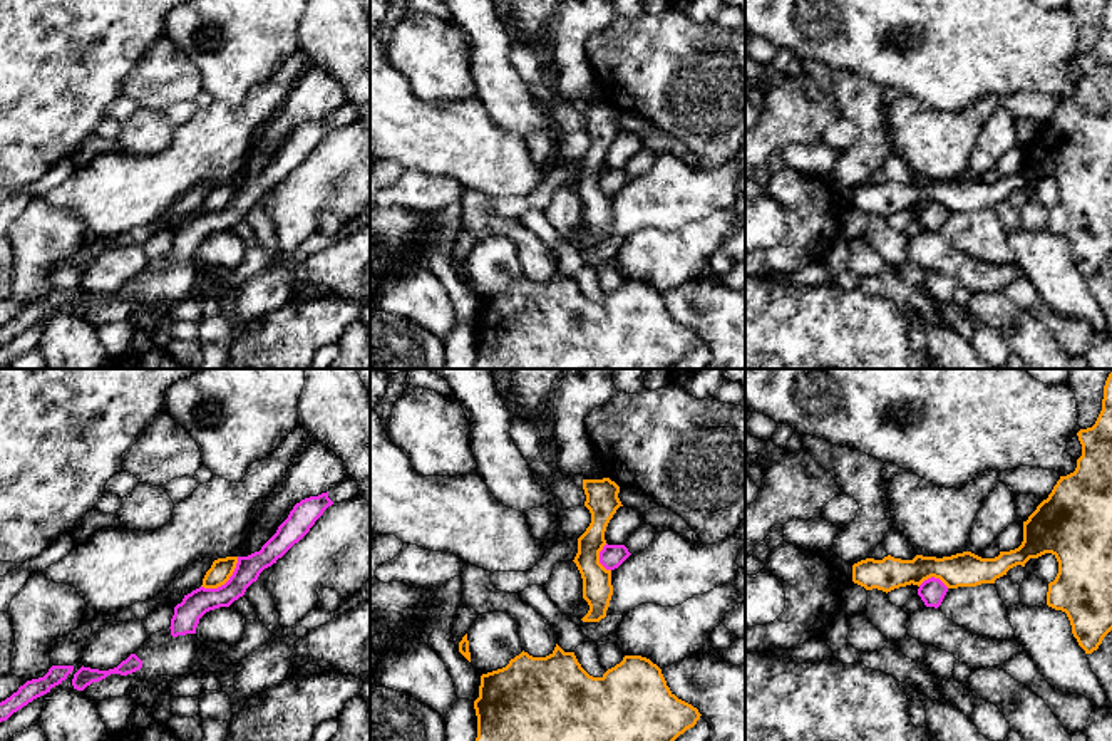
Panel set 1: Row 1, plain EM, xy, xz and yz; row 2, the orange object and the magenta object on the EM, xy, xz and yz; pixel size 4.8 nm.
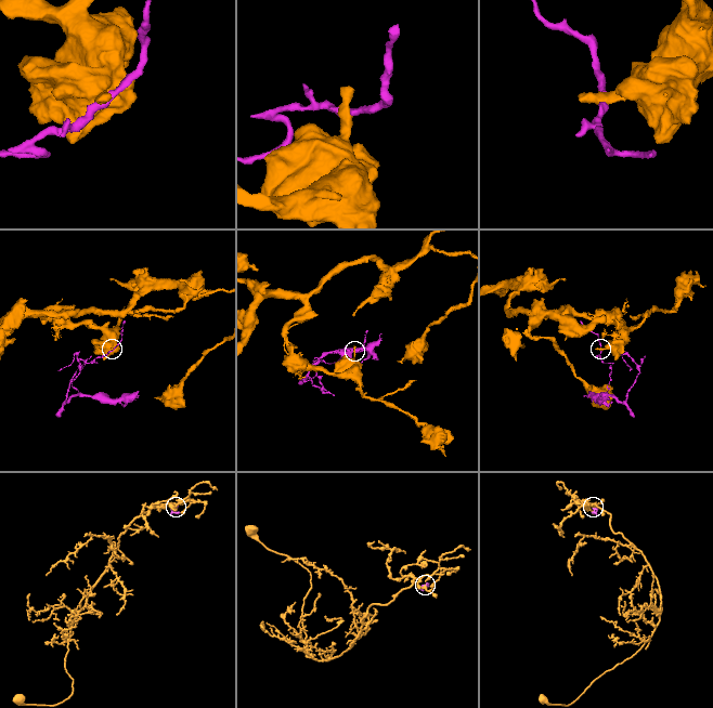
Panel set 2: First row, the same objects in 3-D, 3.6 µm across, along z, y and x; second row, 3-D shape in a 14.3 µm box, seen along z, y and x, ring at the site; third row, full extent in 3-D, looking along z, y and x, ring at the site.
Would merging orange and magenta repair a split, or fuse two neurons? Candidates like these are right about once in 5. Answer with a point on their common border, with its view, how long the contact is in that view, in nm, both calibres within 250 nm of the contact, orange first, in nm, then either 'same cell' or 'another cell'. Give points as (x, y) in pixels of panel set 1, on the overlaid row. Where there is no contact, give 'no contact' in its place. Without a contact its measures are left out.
xy (225, 582) | 240 nm | 110/130 nm | another cell

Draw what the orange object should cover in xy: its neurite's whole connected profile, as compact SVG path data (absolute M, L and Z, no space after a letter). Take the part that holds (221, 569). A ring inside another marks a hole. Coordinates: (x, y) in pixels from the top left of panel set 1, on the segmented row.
M226 557L226 558L218 558L213 562L211 568L206 572L203 578L204 588L218 588L224 585L229 577L233 575L234 568L238 563L238 557Z

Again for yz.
M1112 372L1104 386L1102 411L1095 424L1080 429L1077 436L1082 456L1075 471L1060 476L1048 498L1023 521L1023 542L1018 548L1000 552L995 558L981 558L971 552L943 558L866 558L852 565L852 582L866 590L878 588L886 593L911 583L919 587L931 577L940 578L948 588L976 587L995 583L1010 568L1025 567L1030 558L1052 553L1058 562L1058 573L1048 583L1047 605L1067 614L1079 645L1085 654L1092 654L1112 630Z

